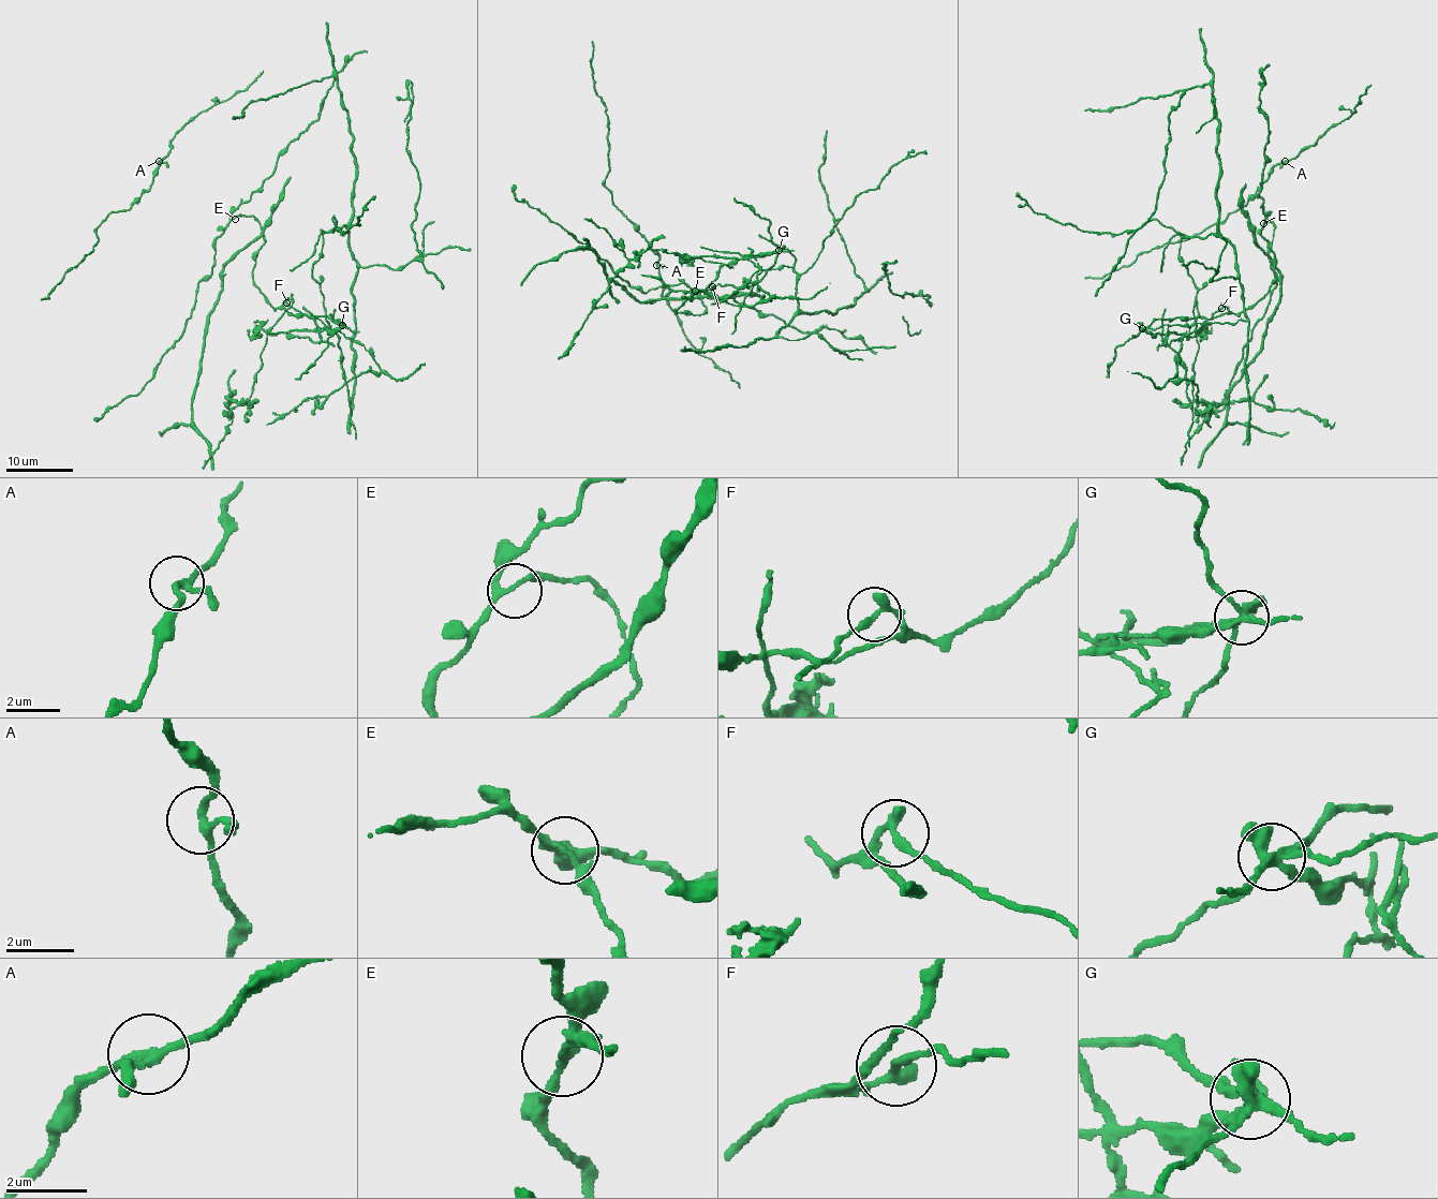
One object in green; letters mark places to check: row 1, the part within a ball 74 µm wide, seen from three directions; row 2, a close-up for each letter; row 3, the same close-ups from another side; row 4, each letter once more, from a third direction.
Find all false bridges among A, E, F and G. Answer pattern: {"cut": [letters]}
{"cut": ["F", "G"]}

